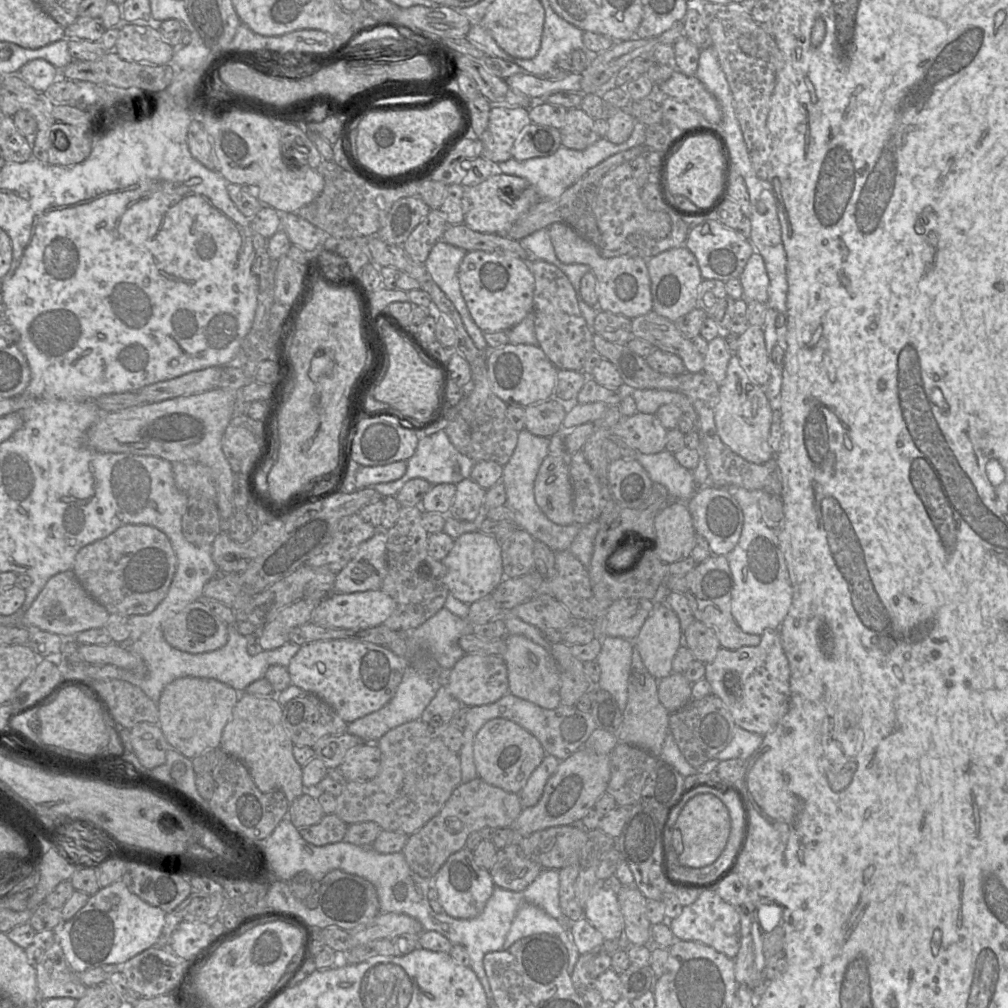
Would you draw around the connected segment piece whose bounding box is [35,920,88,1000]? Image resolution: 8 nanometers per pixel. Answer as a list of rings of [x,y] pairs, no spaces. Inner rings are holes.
[[[61,921],[53,931],[55,941],[49,949],[44,950],[41,961],[35,966],[39,997],[60,998],[69,997],[81,999],[87,992],[85,986],[70,968],[63,949],[59,943],[60,931],[66,921]]]

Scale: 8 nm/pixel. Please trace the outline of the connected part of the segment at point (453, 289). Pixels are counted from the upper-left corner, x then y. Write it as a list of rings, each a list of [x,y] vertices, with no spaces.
[[[441,239],[431,249],[424,265],[434,282],[456,307],[475,346],[480,351],[488,351],[484,332],[474,322],[460,289],[459,266],[467,252],[470,251],[455,247]]]

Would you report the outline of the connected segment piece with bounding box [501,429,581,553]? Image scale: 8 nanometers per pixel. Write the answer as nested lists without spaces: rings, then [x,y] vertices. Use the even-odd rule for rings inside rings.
[[[526,429],[519,431],[516,448],[503,466],[501,482],[506,490],[506,506],[515,514],[517,528],[527,531],[535,540],[546,544],[554,553],[570,548],[581,525],[572,523],[562,526],[550,521],[535,501],[534,482],[543,460],[549,455],[550,438],[535,436]]]

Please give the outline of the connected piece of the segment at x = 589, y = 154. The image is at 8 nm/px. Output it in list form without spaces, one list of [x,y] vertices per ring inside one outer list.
[[[636,121],[632,134],[621,144],[614,144],[605,137],[600,137],[592,145],[583,150],[560,146],[554,154],[547,157],[531,158],[525,161],[518,161],[512,157],[504,162],[493,165],[496,167],[497,172],[528,180],[536,189],[540,199],[553,199],[554,197],[560,196],[565,190],[575,184],[591,168],[597,166],[610,156],[636,146],[643,146],[645,144],[645,129],[645,124]]]

